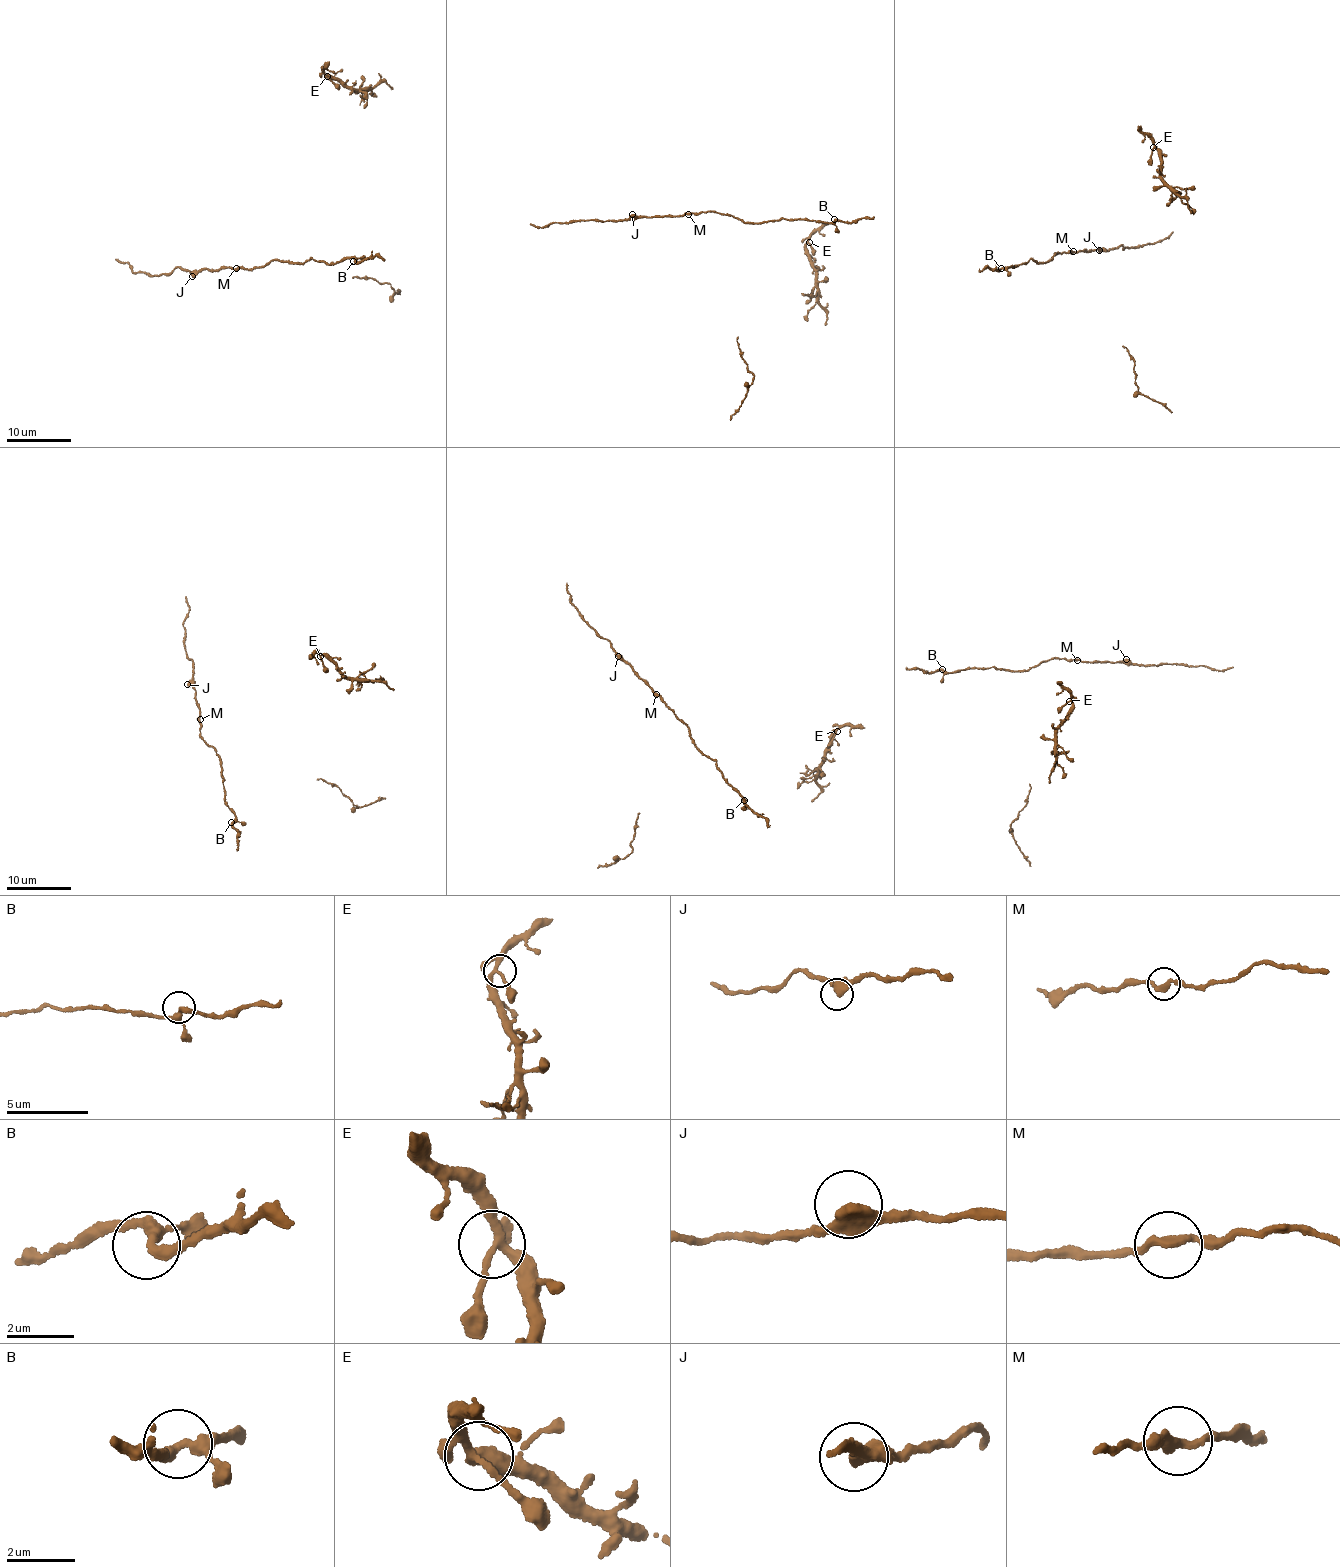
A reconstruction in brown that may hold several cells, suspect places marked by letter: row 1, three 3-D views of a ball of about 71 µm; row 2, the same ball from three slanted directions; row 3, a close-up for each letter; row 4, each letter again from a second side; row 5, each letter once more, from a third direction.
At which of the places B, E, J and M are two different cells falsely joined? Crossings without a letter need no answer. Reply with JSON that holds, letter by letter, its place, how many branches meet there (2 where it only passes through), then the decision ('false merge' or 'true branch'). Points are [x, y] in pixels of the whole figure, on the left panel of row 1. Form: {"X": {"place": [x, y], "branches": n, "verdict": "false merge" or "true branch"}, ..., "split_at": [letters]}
{"B": {"place": [353, 261], "branches": 3, "verdict": "true branch"}, "E": {"place": [327, 76], "branches": 4, "verdict": "true branch"}, "J": {"place": [192, 276], "branches": 3, "verdict": "true branch"}, "M": {"place": [236, 268], "branches": 2, "verdict": "true branch"}, "split_at": []}

